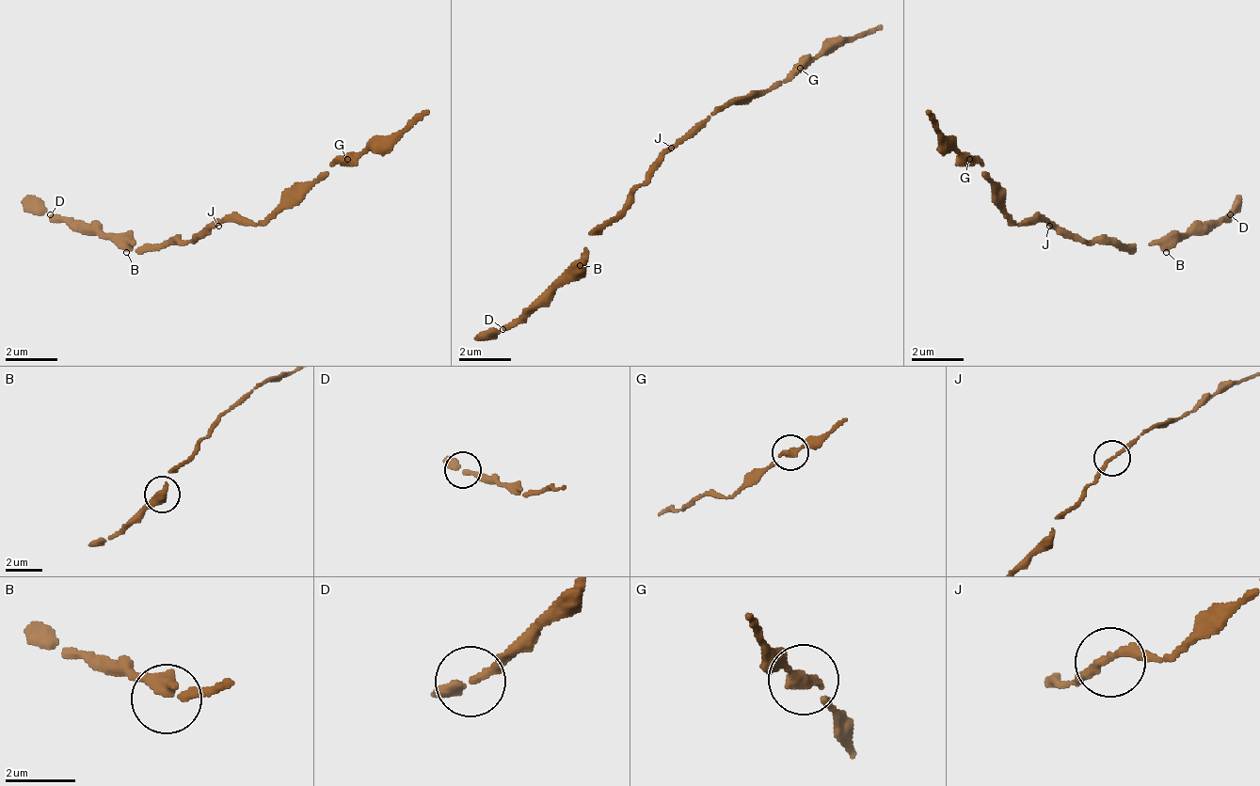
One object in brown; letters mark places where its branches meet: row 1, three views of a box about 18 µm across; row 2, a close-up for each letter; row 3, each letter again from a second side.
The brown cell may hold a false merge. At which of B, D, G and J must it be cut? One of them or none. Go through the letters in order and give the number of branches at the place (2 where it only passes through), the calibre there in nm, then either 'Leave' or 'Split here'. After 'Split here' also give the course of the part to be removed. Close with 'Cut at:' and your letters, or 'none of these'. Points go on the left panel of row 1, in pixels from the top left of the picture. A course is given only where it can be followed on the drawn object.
B: Branches: 2. Thickness 360 nm. Leave
D: Branches: 2. Thickness 280 nm. Leave
G: Branches: 2. Thickness 280 nm. Leave
J: Branches: 2. Thickness 200 nm. Leave
Cut at: none of these

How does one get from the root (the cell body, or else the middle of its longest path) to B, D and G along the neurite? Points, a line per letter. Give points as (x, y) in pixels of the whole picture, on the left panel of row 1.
B: (218, 219), (205, 232), (199, 232), (192, 239), (166, 239), (159, 245), (133, 245), (126, 252)
D: (218, 219), (192, 239), (166, 239), (159, 245), (114, 245), (94, 232), (74, 232), (48, 212)
G: (218, 219), (263, 219), (270, 212), (277, 212), (283, 207), (303, 200), (342, 161), (348, 161)

